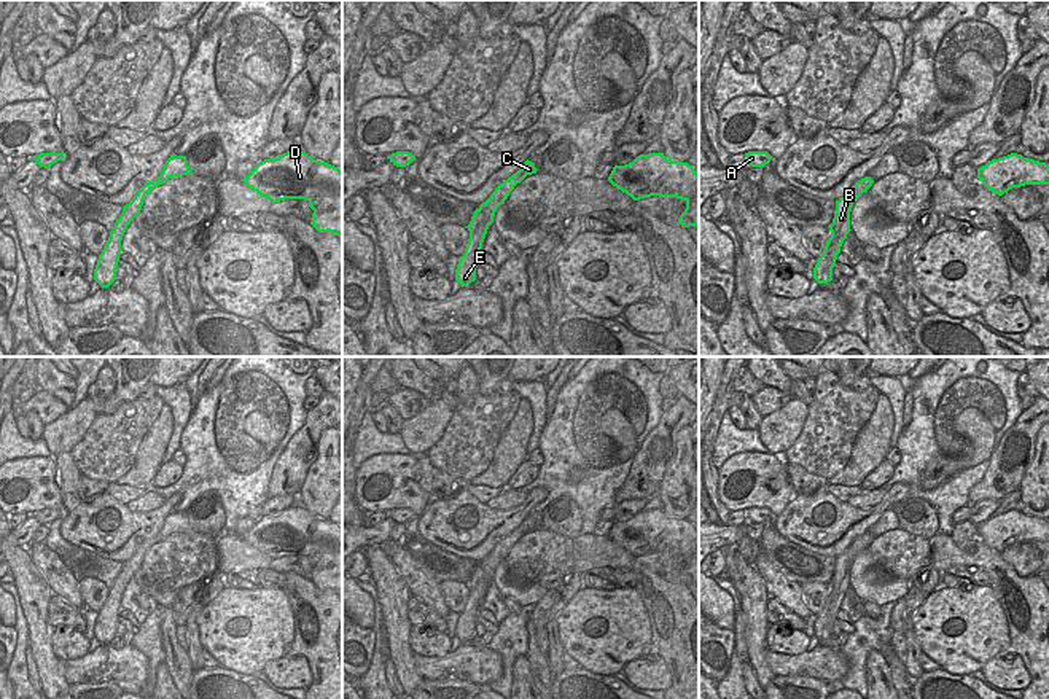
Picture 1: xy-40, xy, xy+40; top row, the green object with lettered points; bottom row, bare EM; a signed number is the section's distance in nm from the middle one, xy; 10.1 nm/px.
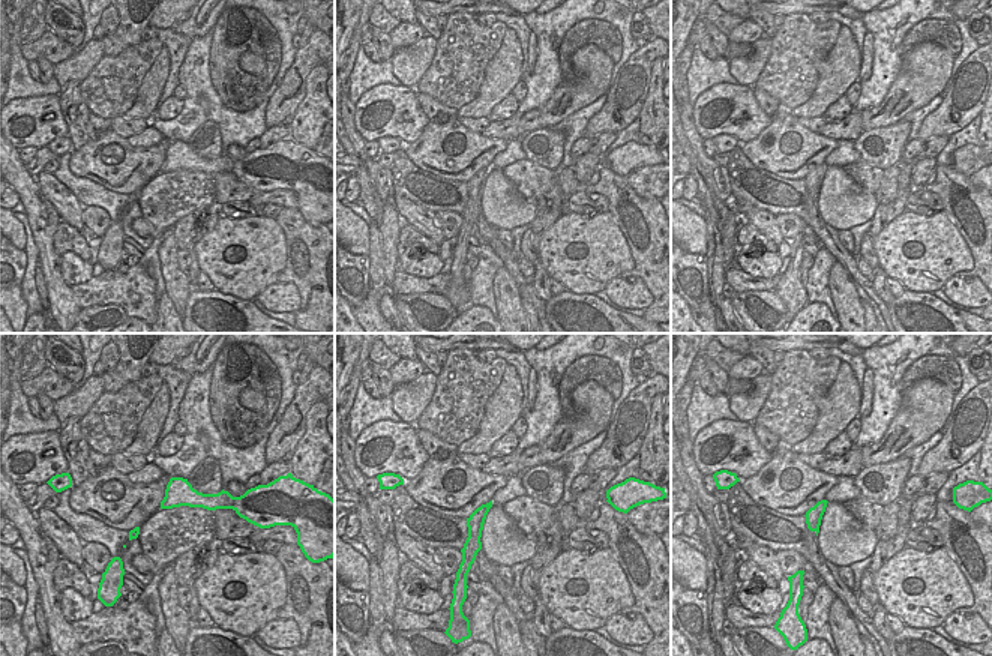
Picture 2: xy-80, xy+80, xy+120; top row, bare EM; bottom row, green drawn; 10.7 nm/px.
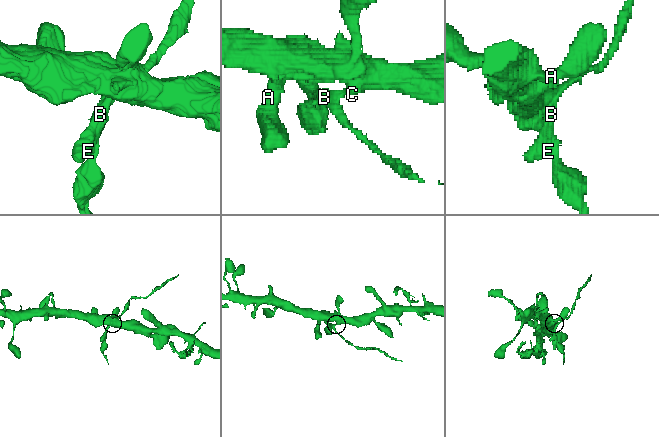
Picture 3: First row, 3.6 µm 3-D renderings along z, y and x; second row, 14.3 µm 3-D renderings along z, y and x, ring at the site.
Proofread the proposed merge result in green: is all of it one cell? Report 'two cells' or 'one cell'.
two cells

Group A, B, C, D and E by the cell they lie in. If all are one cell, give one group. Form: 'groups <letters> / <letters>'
groups A C D / B E

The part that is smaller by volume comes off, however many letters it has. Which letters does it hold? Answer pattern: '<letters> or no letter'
B, E

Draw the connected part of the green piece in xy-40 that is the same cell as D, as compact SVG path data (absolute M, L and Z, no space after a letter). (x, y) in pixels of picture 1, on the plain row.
M290 506L255 521L242 538L272 560L307 557L314 567L310 581L318 589L342 591L342 529L337 524Z

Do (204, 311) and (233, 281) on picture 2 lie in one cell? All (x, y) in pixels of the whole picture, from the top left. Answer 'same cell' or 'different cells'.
different cells

